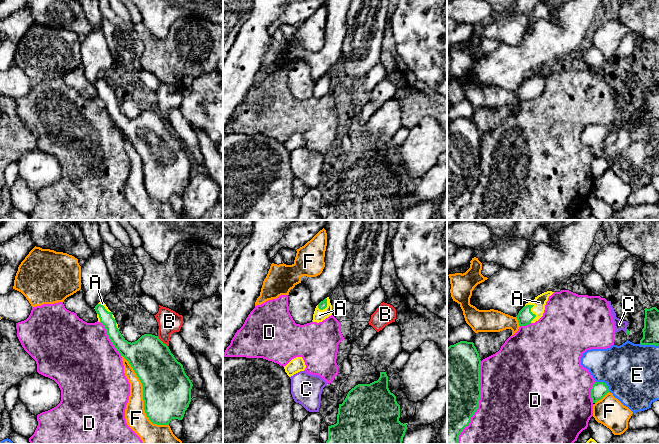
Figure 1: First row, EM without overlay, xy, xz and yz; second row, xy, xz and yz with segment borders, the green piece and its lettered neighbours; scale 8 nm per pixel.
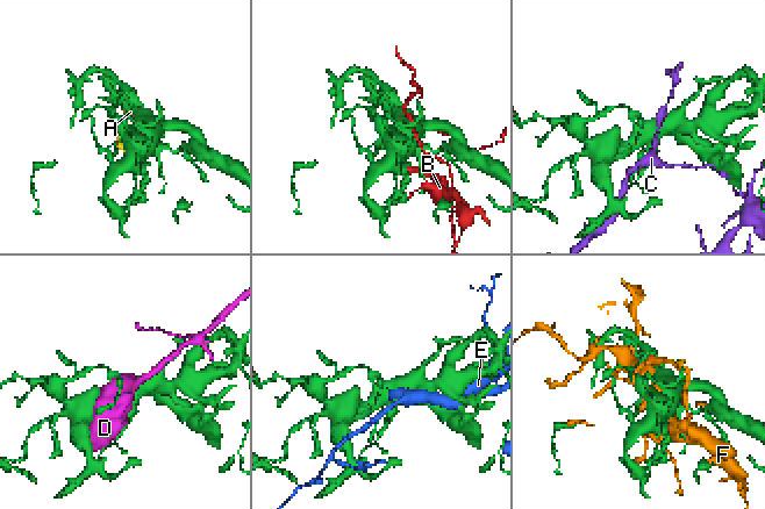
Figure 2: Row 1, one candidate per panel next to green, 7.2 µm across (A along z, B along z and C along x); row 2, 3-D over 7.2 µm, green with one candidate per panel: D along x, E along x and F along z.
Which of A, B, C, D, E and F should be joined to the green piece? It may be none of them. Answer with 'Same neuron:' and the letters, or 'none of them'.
Same neuron: A

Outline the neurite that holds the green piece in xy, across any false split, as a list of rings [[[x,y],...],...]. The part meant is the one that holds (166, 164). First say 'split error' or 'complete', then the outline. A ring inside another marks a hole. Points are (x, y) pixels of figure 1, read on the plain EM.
split error | [[[101,77],[95,82],[98,98],[106,105],[107,111],[116,126],[131,141],[143,162],[144,186],[153,200],[169,201],[172,195],[182,196],[191,178],[192,158],[186,151],[183,141],[176,136],[169,123],[158,112],[144,110],[135,118],[128,118],[120,109],[114,91]]]

